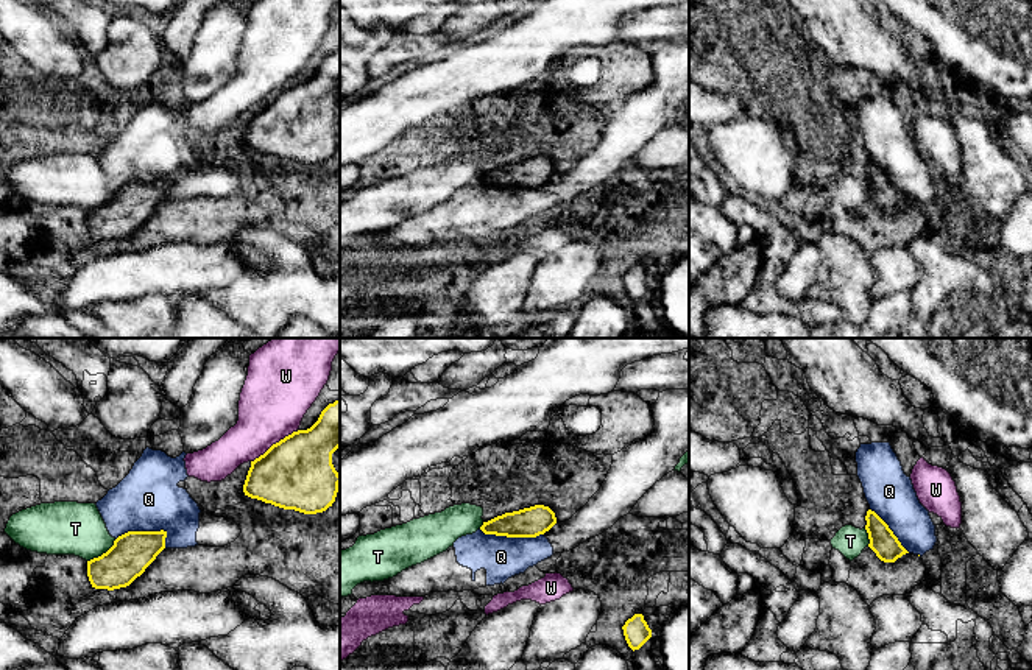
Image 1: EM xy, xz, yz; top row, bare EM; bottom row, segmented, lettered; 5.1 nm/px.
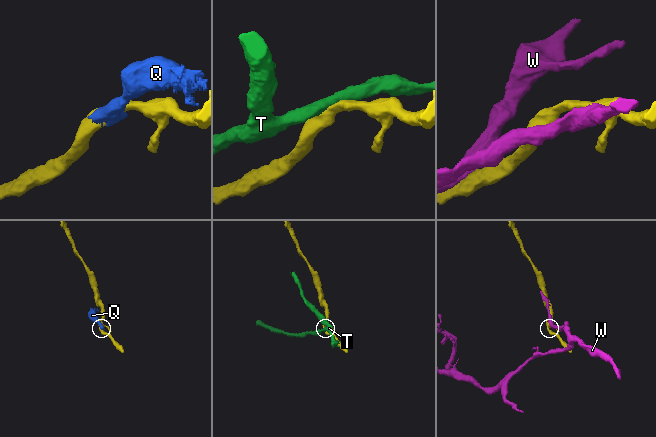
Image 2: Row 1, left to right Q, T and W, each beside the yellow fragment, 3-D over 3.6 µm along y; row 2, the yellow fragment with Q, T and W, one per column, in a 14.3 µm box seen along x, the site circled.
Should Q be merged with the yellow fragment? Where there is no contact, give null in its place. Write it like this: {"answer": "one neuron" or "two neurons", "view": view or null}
{"answer": "two neurons", "view": "xy"}

